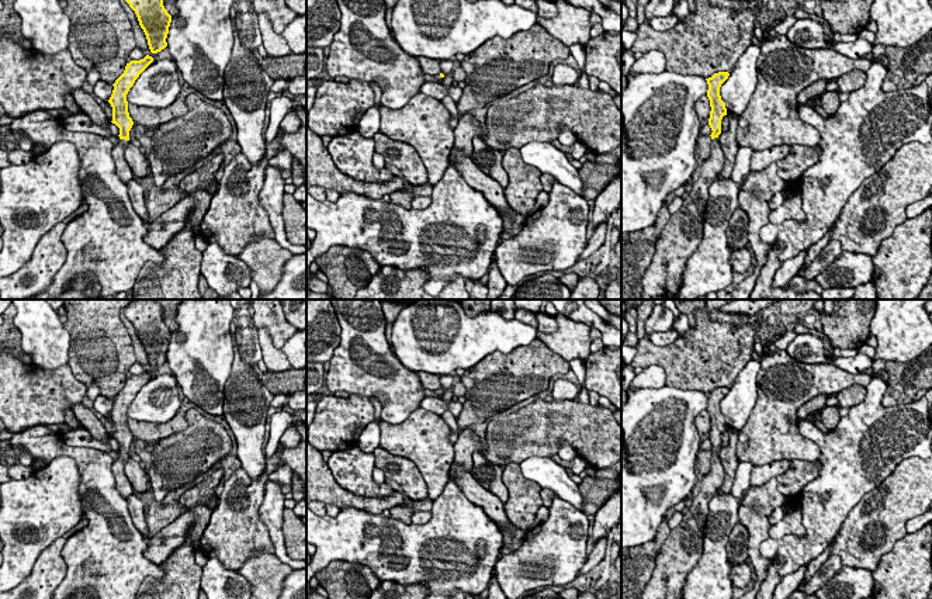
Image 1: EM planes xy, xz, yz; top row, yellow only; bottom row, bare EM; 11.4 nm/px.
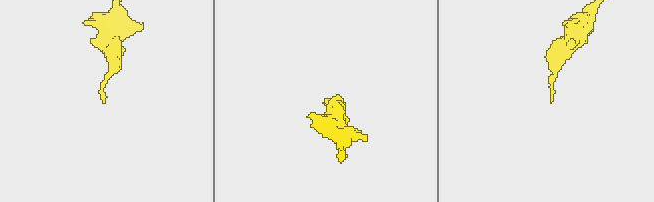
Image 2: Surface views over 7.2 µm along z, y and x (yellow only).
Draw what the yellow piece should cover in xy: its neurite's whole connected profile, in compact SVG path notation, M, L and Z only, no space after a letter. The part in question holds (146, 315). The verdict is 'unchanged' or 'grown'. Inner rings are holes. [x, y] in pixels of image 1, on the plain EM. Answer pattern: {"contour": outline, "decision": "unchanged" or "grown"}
{"contour": "M132 300L124 308L125 316L135 326L152 368L167 361L166 353L171 330L163 321L163 308L156 300Z", "decision": "unchanged"}

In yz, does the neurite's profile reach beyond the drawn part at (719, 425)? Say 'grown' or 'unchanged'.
grown

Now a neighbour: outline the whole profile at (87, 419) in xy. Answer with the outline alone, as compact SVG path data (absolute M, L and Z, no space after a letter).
M75 404L72 411L80 426L87 429L94 439L104 443L110 442L111 436L107 433L101 420L94 415L93 411L86 408L83 404Z

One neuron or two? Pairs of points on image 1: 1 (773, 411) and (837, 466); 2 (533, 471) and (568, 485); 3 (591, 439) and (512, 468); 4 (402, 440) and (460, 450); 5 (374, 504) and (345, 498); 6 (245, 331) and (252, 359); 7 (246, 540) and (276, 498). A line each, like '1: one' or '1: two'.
1: two
2: one
3: two
4: two
5: one
6: one
7: two

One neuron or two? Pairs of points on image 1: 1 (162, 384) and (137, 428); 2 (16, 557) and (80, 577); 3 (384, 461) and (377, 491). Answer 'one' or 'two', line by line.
1: two
2: two
3: two

